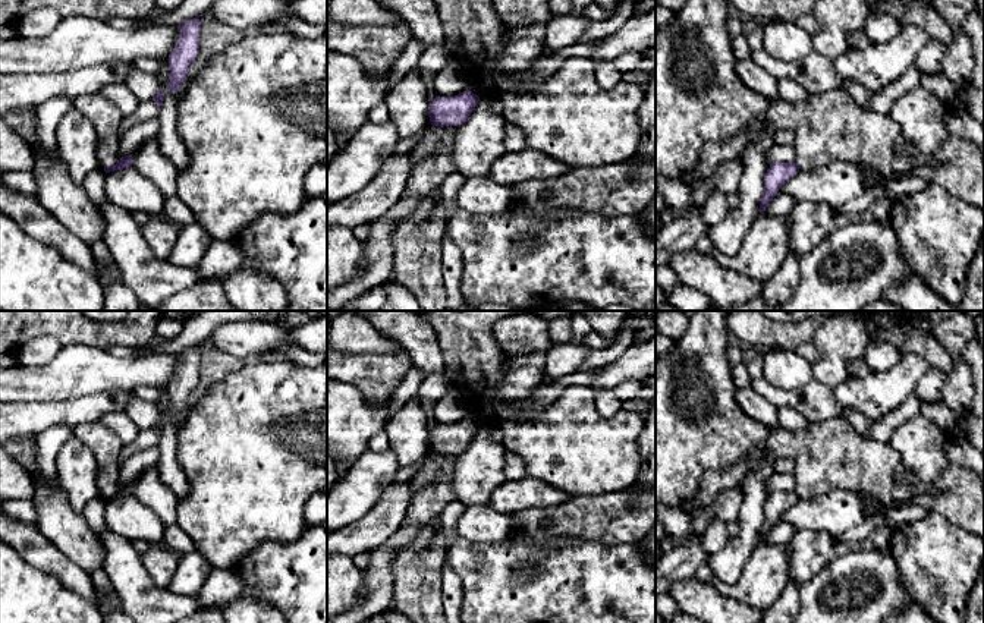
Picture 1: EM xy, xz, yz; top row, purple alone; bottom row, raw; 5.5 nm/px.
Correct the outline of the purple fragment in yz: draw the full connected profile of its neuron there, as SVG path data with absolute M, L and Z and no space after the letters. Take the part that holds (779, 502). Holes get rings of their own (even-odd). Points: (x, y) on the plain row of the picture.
M795 490L789 491L771 491L770 497L767 498L764 504L764 520L760 532L760 541L764 542L768 532L773 529L773 526L777 523L777 519L789 509L792 507L798 500L799 494Z

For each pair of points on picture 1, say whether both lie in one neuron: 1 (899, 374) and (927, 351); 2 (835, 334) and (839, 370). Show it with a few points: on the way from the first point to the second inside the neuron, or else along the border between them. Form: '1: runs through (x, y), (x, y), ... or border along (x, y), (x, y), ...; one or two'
1: border along (904, 352), (920, 355), (930, 367); two
2: runs through (836, 343), (836, 361); one

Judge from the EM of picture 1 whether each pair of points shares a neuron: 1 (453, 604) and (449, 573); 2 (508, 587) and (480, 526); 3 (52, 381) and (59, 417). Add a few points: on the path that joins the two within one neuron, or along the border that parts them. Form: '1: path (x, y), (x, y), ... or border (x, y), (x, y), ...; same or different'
1: path (452, 597), (450, 581); same
2: border (459, 535), (474, 541), (503, 541), (508, 538); different
3: border (90, 393), (62, 400), (21, 402); different

